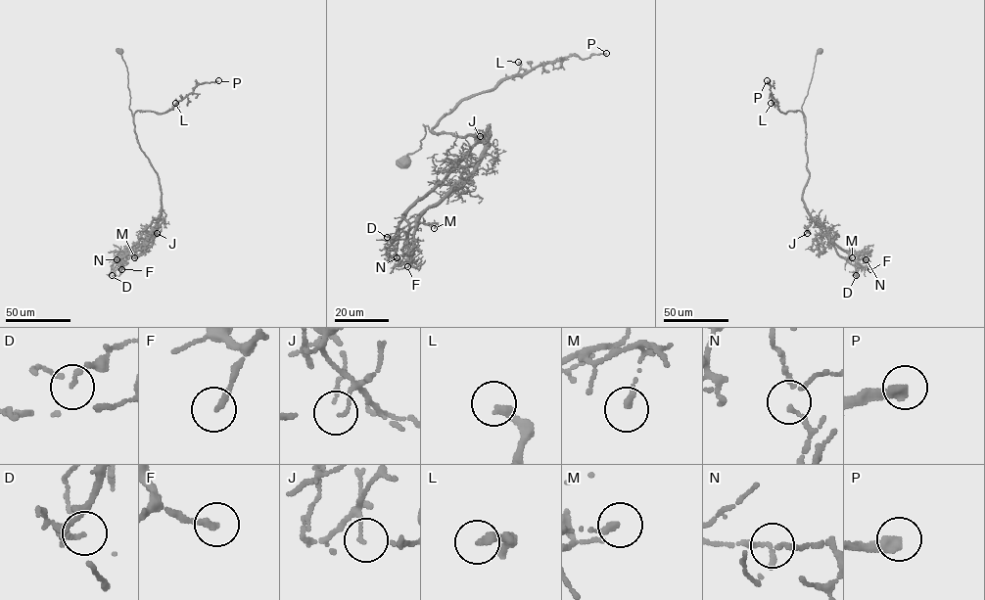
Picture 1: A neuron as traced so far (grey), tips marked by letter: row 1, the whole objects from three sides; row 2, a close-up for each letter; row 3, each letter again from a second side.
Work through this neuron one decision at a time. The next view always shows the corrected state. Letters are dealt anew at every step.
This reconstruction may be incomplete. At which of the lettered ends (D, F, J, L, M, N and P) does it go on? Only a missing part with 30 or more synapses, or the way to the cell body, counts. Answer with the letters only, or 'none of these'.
L, P

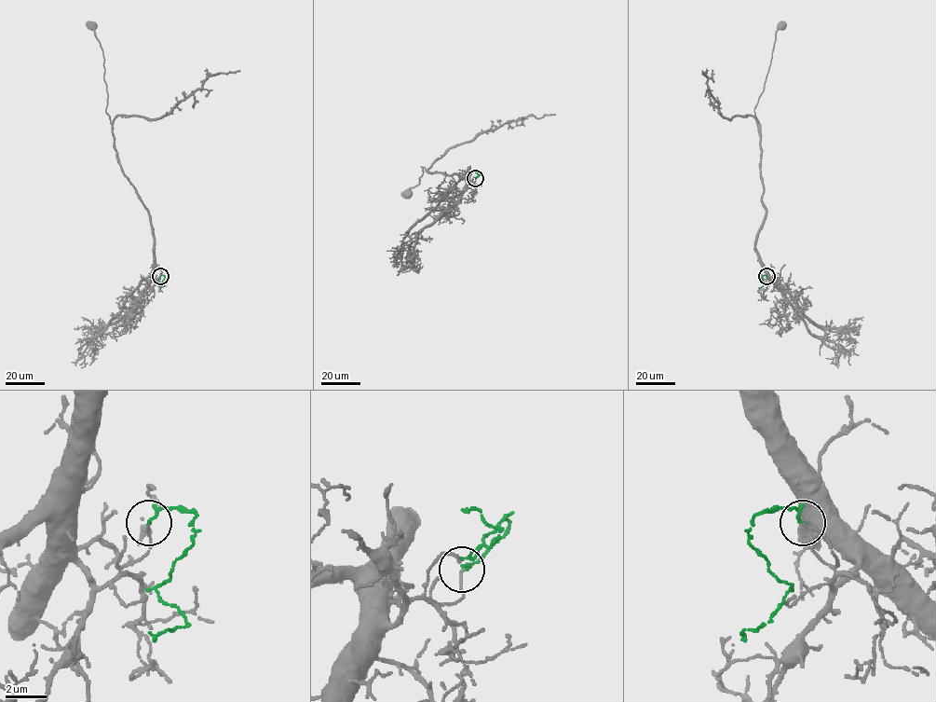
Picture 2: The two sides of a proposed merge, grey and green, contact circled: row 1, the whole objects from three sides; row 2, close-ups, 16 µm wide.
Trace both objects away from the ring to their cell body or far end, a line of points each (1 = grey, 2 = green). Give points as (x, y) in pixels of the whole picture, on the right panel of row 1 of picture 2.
1: (766, 276), (755, 247), (766, 208), (760, 125), (754, 109), (764, 89), (780, 26)
2: (766, 276), (762, 275), (765, 283), (760, 287)

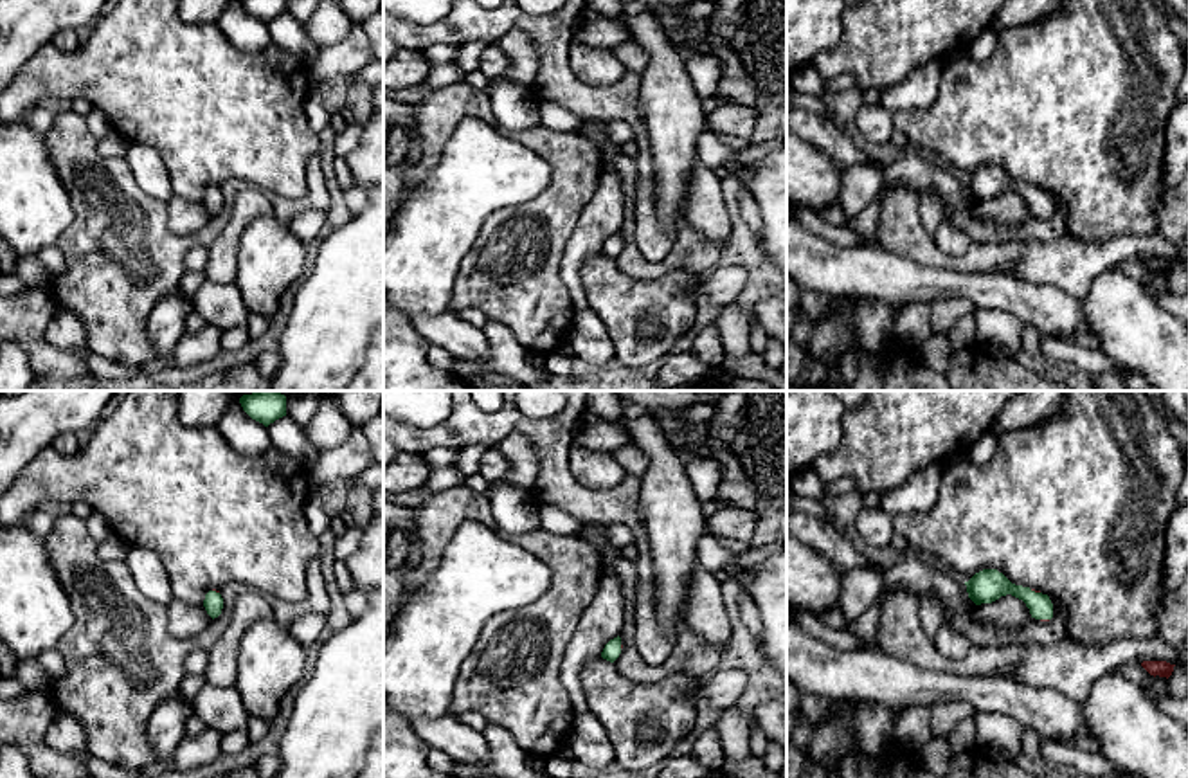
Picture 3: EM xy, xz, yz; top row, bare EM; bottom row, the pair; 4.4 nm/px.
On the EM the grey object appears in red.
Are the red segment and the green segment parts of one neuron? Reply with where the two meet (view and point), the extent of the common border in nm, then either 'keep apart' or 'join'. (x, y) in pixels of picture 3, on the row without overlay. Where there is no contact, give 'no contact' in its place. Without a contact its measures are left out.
yz (1035, 188) | 50 nm | join

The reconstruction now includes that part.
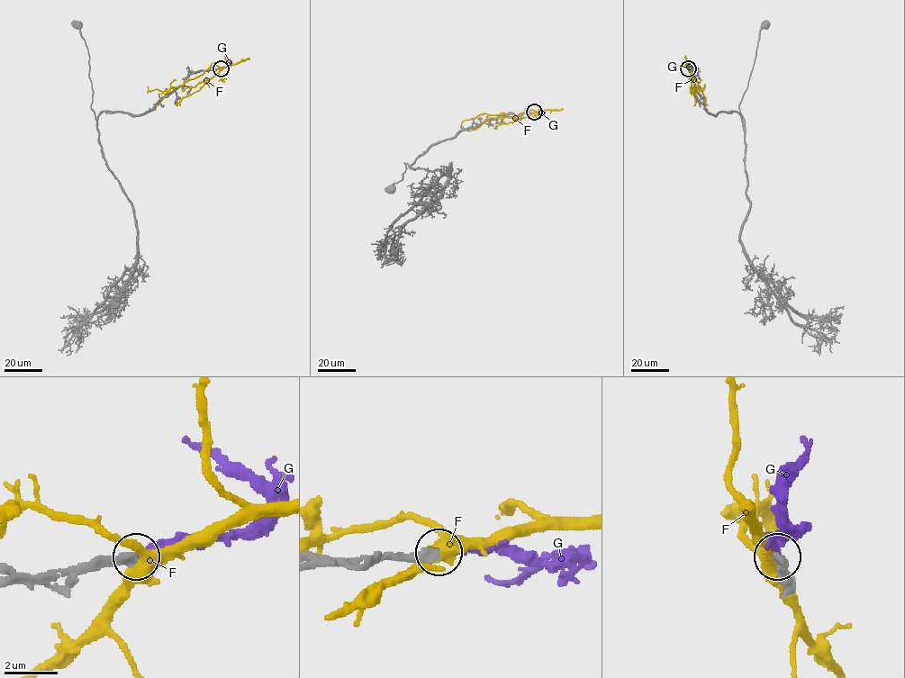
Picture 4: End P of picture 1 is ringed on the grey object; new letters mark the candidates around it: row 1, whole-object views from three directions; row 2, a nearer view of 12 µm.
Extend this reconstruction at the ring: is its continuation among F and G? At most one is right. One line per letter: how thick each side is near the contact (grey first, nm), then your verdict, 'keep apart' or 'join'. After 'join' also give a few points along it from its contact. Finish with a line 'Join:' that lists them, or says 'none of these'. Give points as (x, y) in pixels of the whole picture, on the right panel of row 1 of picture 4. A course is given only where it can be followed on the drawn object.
F: 340 nm thick on the grey side, 440 nm on the other; keep apart
G: 340 nm thick on the grey side, 320 nm on the other; join
Join: G

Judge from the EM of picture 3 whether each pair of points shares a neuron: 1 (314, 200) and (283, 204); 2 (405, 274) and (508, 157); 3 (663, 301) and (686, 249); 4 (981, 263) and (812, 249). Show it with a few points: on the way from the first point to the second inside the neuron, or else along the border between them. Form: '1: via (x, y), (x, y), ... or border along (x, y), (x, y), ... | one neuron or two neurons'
1: via (306, 202), (290, 204) | one neuron
2: via (423, 245), (479, 186) | one neuron
3: border along (699, 272), (672, 269), (657, 278), (636, 280) | two neurons
4: border along (877, 245), (927, 267), (944, 267) | two neurons

